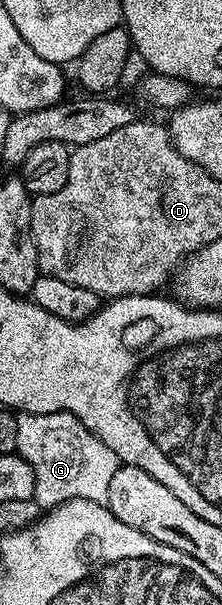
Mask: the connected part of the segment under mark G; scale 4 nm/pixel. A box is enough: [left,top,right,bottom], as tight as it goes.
[16,411,122,510]

